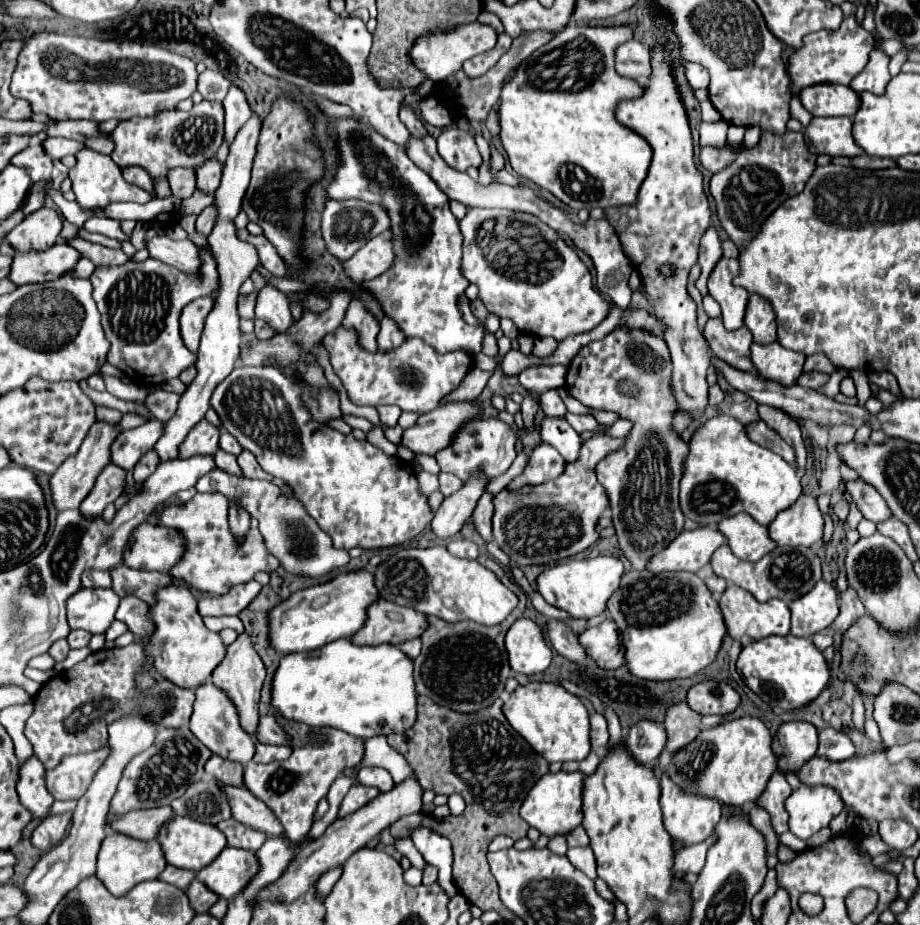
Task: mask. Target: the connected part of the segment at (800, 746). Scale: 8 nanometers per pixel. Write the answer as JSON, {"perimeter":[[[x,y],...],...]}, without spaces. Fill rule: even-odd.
{"perimeter":[[[784,722],[774,740],[772,750],[778,758],[780,772],[794,772],[816,754],[818,734],[810,722]]]}

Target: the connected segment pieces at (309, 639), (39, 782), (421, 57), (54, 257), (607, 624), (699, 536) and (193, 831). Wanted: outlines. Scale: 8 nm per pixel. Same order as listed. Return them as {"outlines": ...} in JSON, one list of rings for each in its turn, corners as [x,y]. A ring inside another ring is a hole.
{"outlines":[[[[368,570],[340,574],[338,578],[294,592],[268,612],[268,642],[282,654],[308,652],[338,638],[350,638],[366,620],[366,608],[378,598],[374,574]]],[[[30,758],[20,766],[20,780],[16,784],[20,804],[32,812],[32,818],[44,818],[50,812],[54,798],[44,786],[44,766],[38,758]]],[[[478,20],[468,22],[468,24],[456,24],[450,28],[436,28],[434,32],[424,32],[422,38],[418,38],[414,42],[414,48],[410,48],[410,62],[418,70],[422,70],[426,74],[426,78],[430,78],[434,82],[442,82],[448,76],[452,76],[454,72],[458,72],[462,68],[464,60],[494,48],[496,38],[498,36],[496,36],[494,28],[480,24]]],[[[56,242],[52,248],[42,252],[16,254],[10,266],[10,280],[16,286],[32,282],[50,282],[62,274],[74,270],[80,254],[66,242]]],[[[604,620],[598,626],[586,628],[580,636],[578,642],[586,650],[586,654],[600,666],[614,670],[624,664],[624,646],[622,638],[618,636],[616,624],[612,620]]],[[[702,526],[698,530],[680,532],[670,546],[666,546],[658,556],[652,556],[646,570],[654,574],[662,572],[698,572],[710,562],[710,556],[726,540],[718,530]]],[[[176,814],[166,824],[162,824],[158,842],[162,846],[162,852],[164,852],[168,864],[174,864],[174,866],[186,868],[186,870],[194,870],[194,872],[208,866],[226,848],[226,836],[216,826],[202,824],[202,822],[182,818]]]]}

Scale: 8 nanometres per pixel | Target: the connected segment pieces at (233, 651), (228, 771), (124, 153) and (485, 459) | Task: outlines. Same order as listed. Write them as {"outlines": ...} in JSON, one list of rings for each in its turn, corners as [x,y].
{"outlines":[[[[240,634],[228,648],[226,648],[226,658],[218,664],[218,668],[212,672],[212,684],[222,688],[222,692],[226,692],[232,700],[232,704],[238,708],[238,718],[242,728],[246,728],[246,732],[250,732],[250,736],[254,736],[256,728],[258,728],[258,700],[260,700],[260,688],[262,682],[266,678],[266,668],[258,656],[258,652],[252,648],[248,634]]],[[[212,756],[206,762],[206,772],[212,774],[216,780],[220,780],[222,784],[242,784],[242,764],[226,760],[222,756]]],[[[204,100],[192,106],[190,112],[168,110],[168,112],[158,112],[150,118],[124,120],[110,134],[110,138],[116,144],[112,152],[112,160],[118,166],[136,164],[146,168],[150,176],[166,176],[170,168],[176,166],[196,168],[216,154],[216,150],[224,140],[224,110],[220,102]]],[[[482,418],[466,424],[454,436],[454,442],[446,450],[436,454],[436,460],[442,472],[450,472],[460,480],[466,480],[468,474],[474,470],[484,470],[488,478],[496,478],[504,474],[514,462],[516,458],[514,442],[516,442],[516,432],[510,426],[506,426],[502,420],[496,420],[496,418]]]]}

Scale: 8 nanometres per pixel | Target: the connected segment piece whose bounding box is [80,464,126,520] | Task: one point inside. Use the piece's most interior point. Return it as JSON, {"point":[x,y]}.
{"point":[109,485]}

